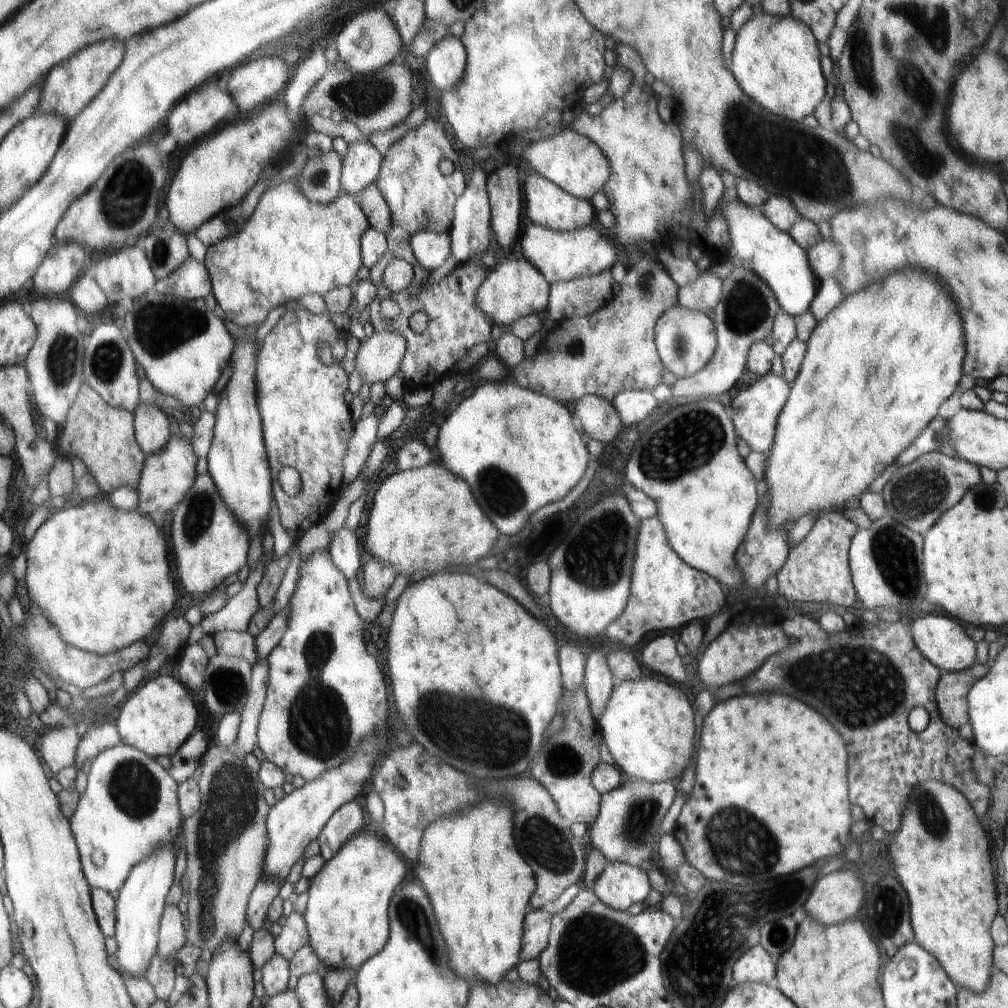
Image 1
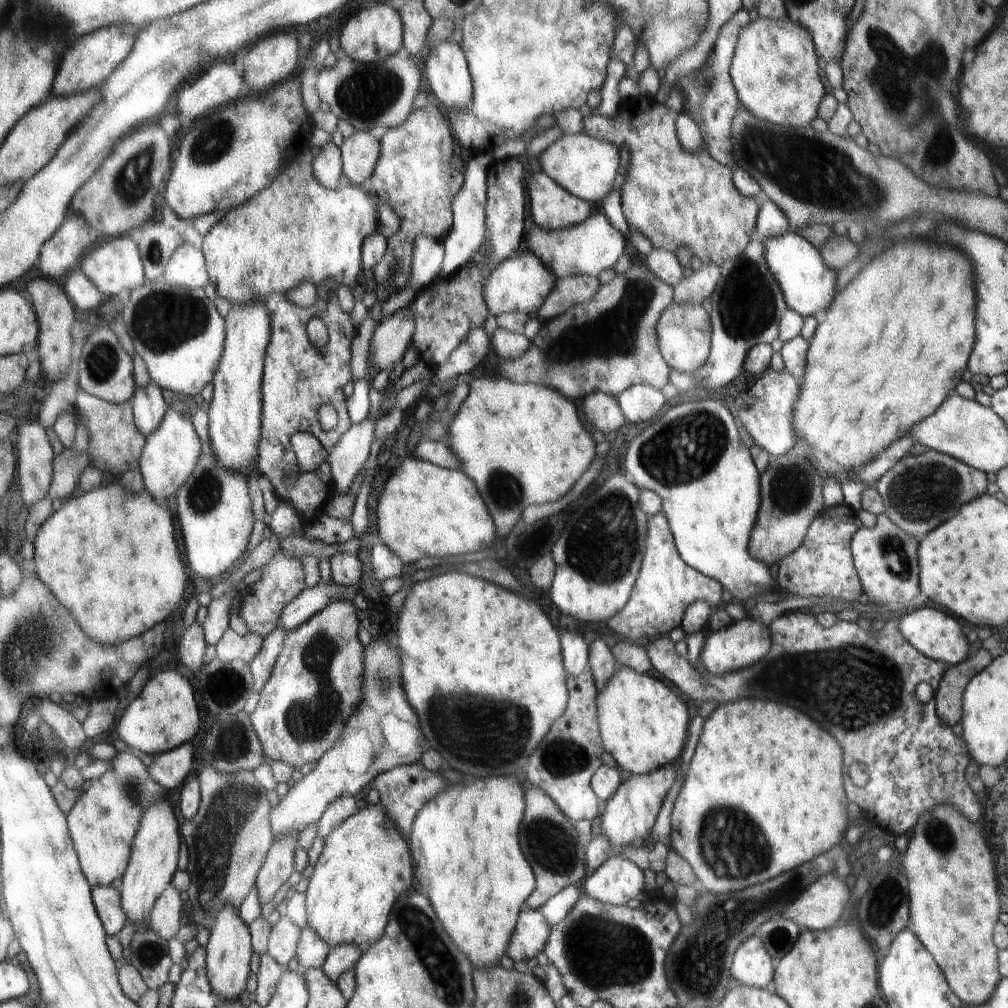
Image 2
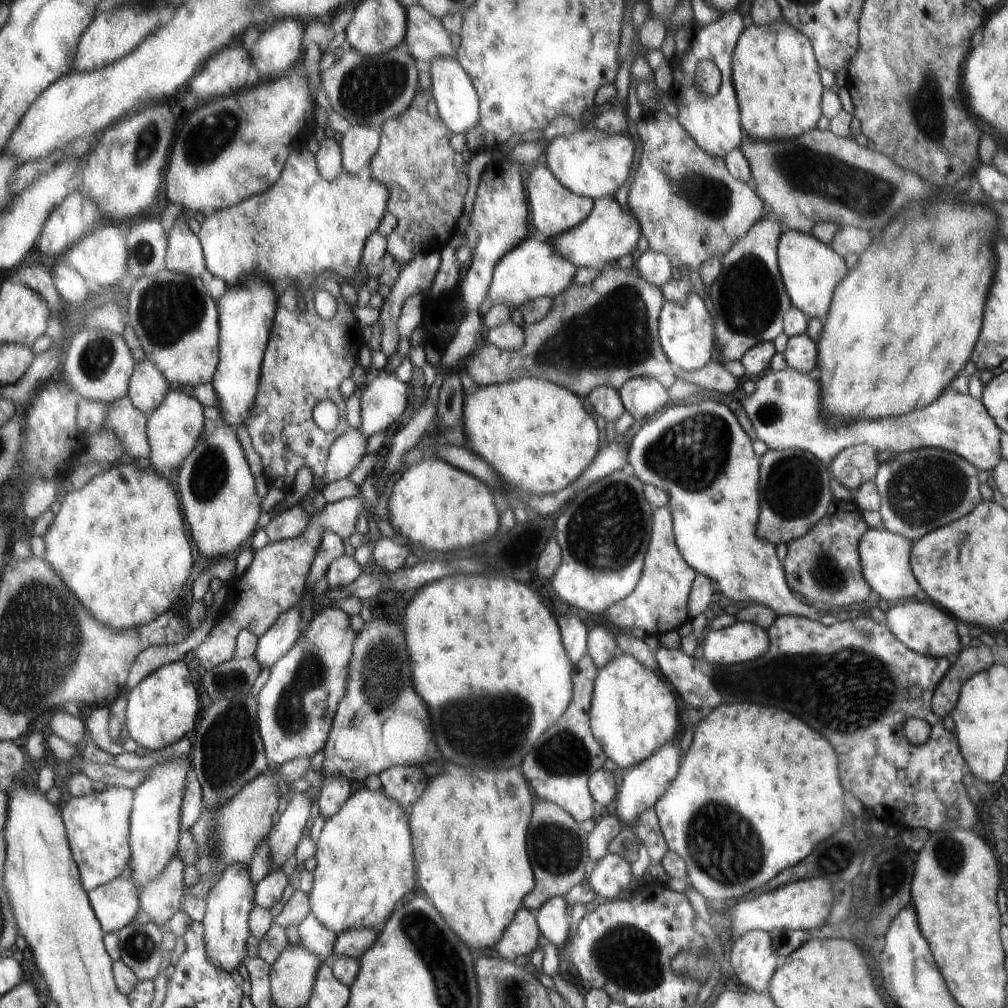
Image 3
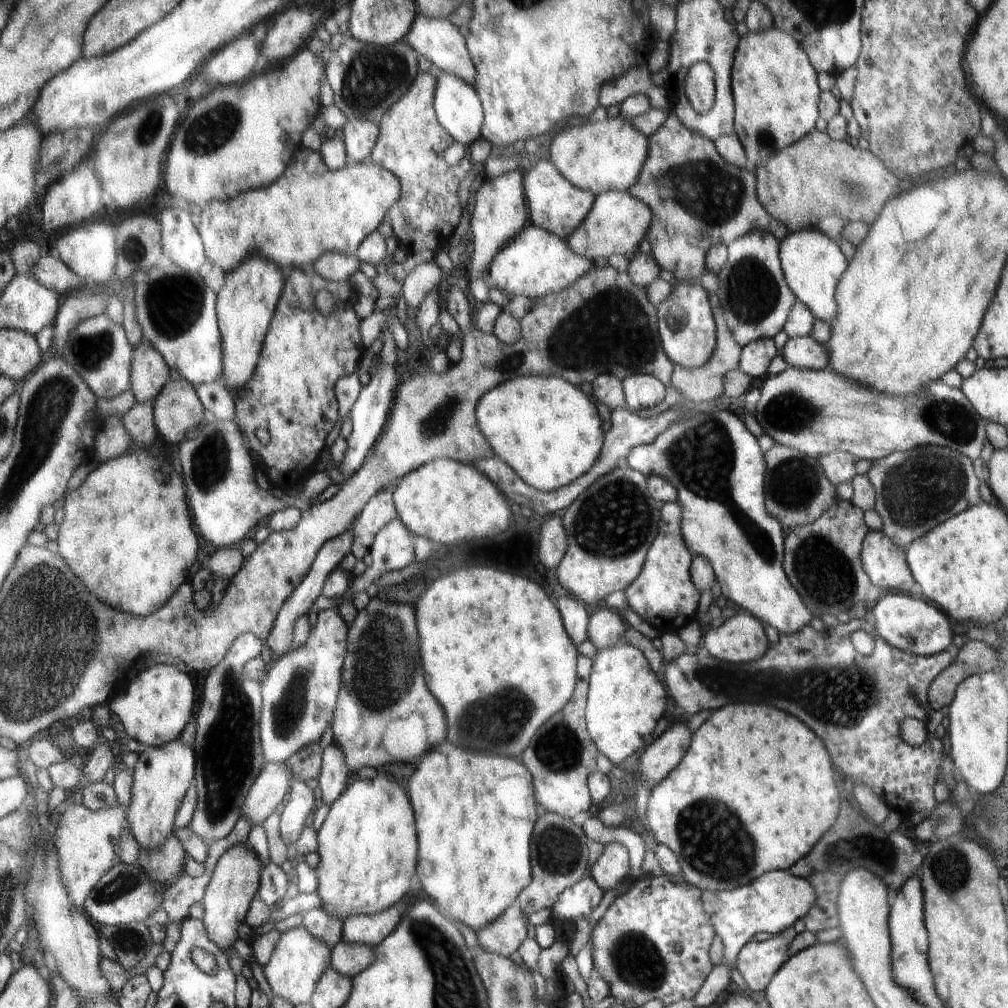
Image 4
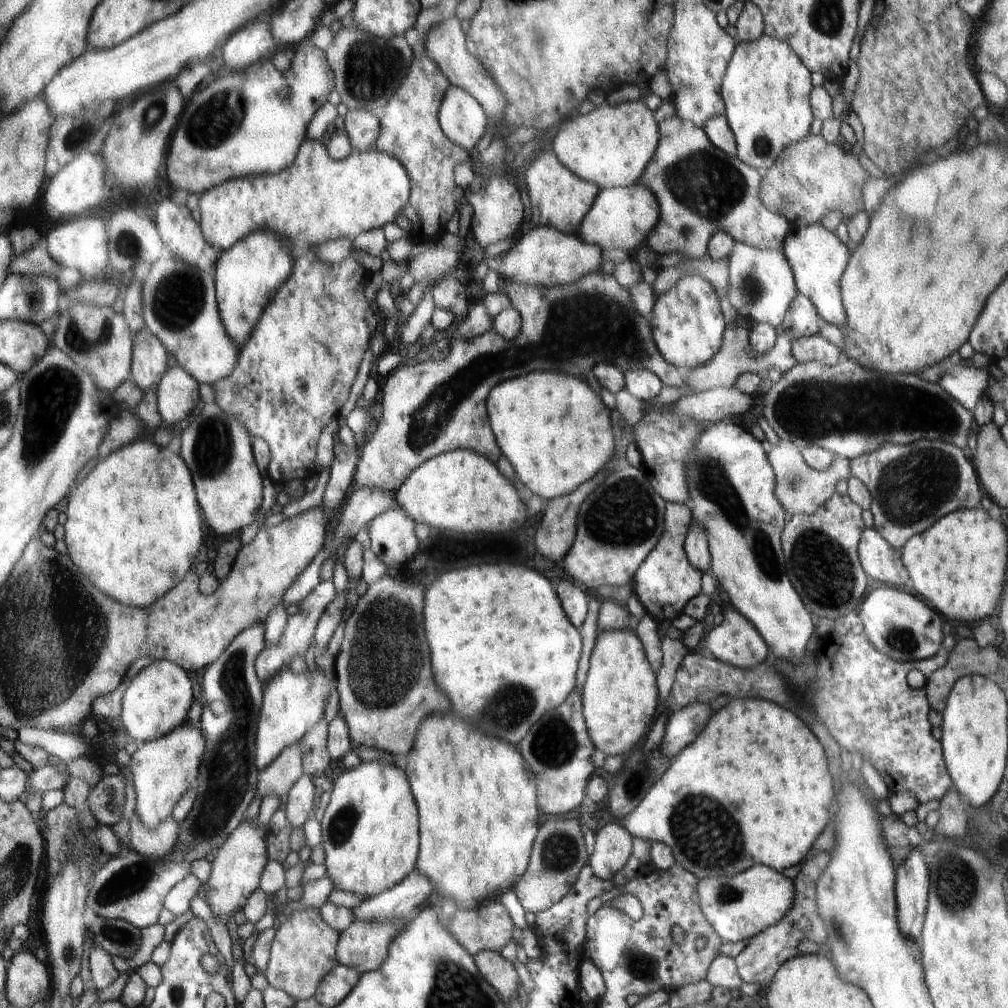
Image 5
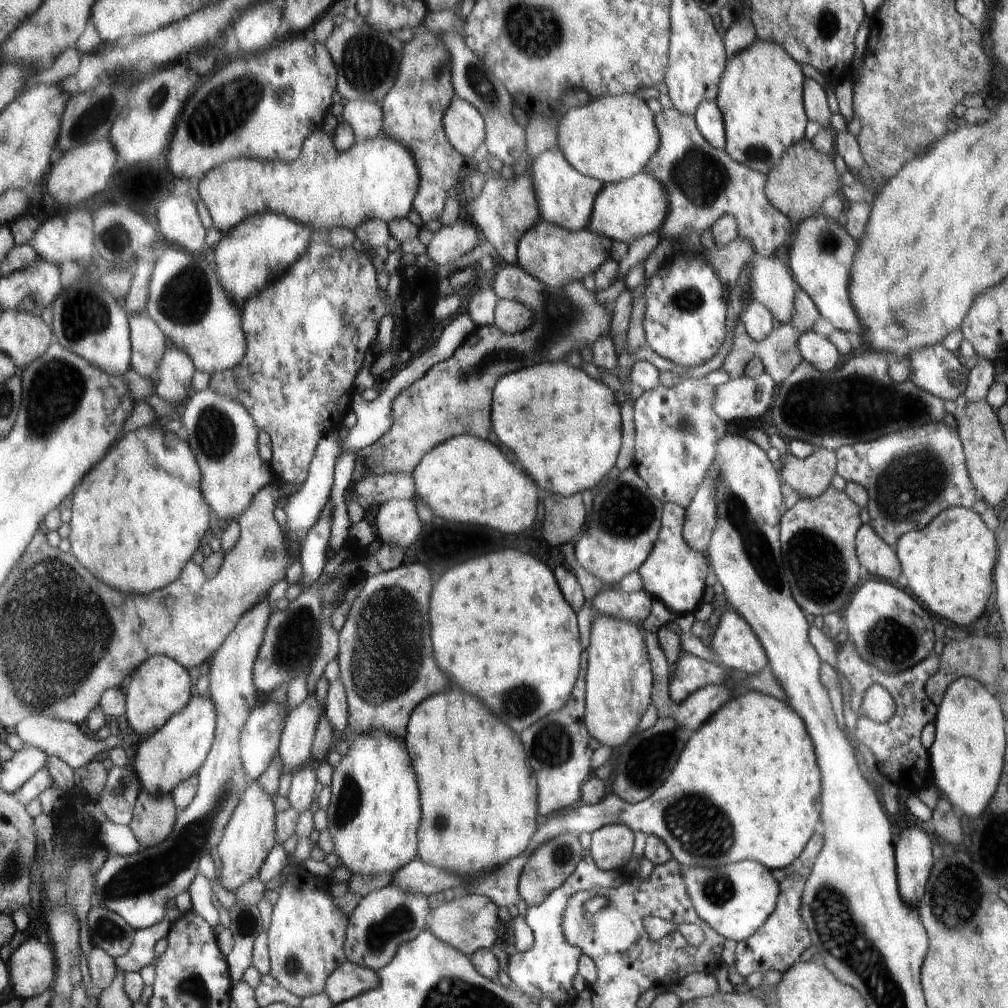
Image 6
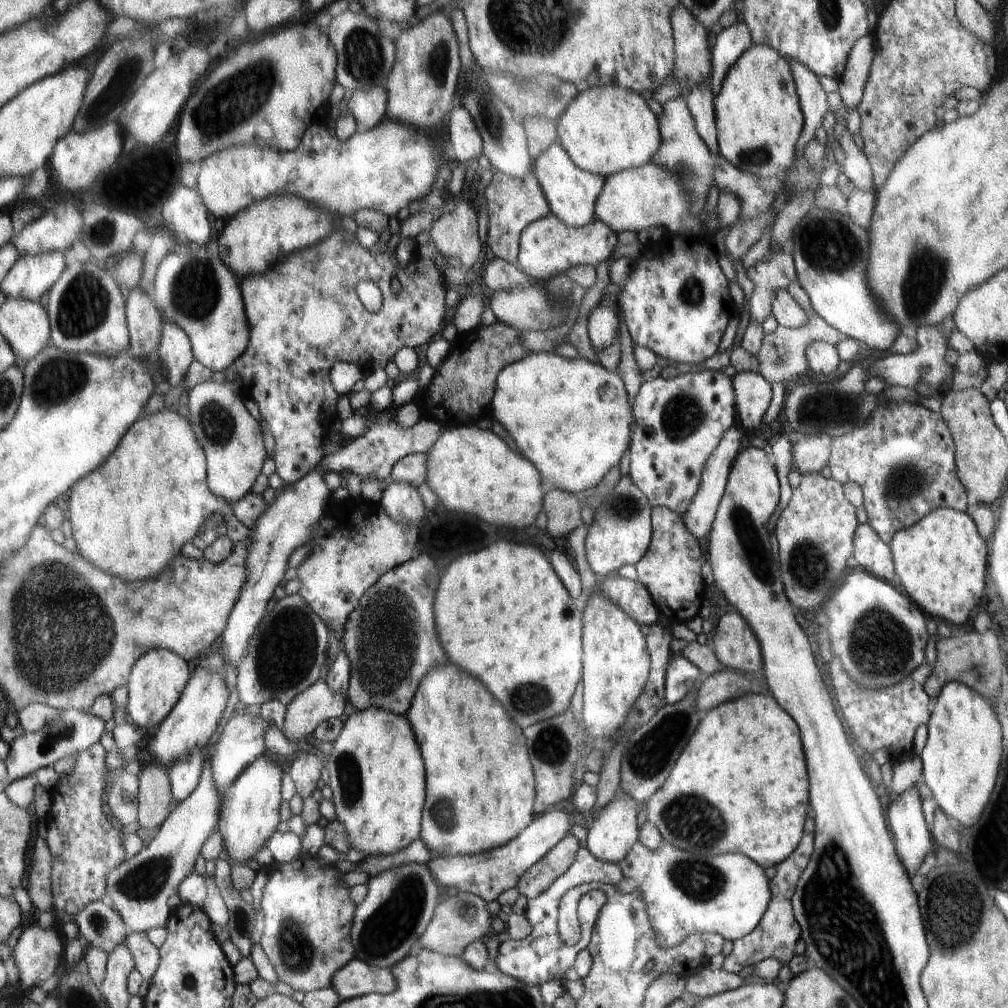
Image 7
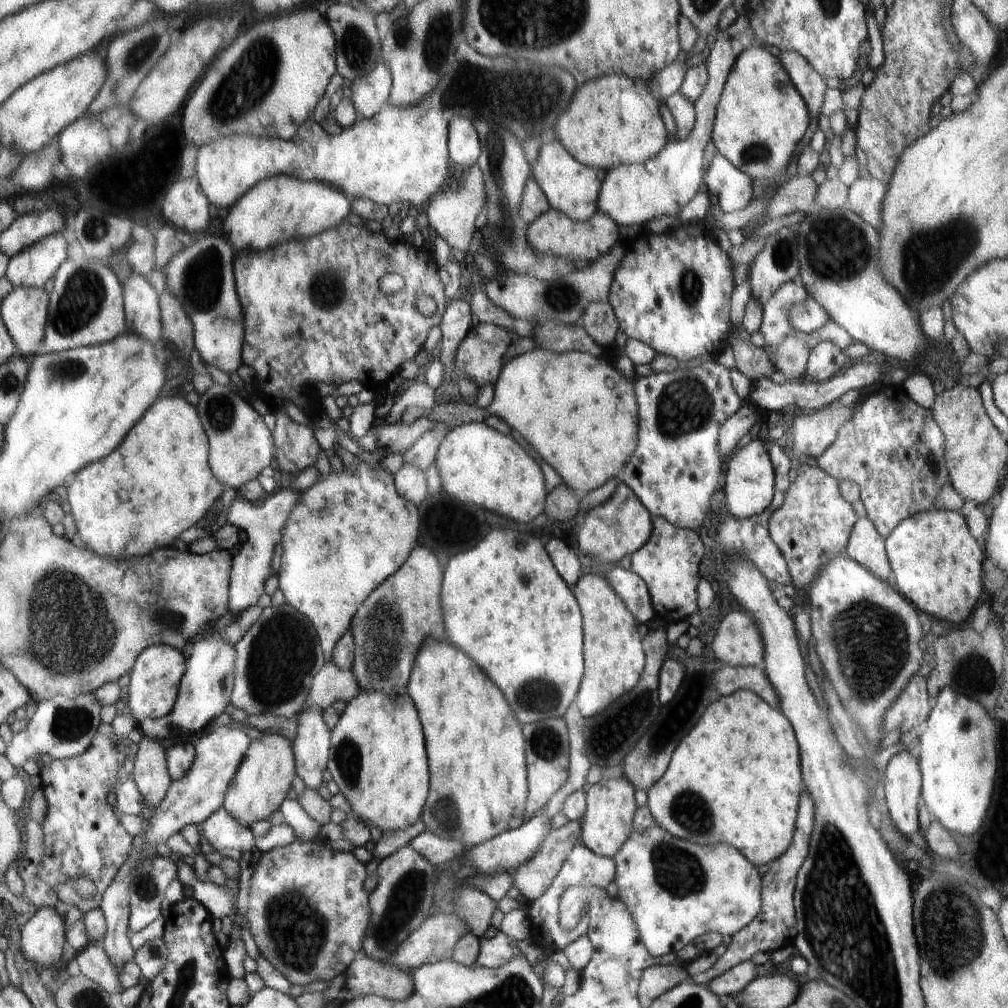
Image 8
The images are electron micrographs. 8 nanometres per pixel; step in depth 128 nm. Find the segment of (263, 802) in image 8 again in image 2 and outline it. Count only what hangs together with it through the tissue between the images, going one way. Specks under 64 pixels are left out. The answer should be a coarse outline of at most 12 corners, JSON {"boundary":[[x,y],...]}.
{"boundary":[[229,903],[206,945],[210,980],[227,1001],[250,974],[250,935]]}

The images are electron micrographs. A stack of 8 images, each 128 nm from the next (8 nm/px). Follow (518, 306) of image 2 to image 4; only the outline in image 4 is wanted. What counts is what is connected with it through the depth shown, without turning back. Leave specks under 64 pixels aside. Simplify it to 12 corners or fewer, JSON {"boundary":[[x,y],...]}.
{"boundary":[[530,224],[494,254],[505,296],[565,291],[591,271],[567,241]]}

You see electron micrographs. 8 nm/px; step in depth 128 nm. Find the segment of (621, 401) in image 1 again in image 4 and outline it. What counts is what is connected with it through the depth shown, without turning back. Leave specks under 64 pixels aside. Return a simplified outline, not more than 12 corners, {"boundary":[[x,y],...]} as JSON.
{"boundary":[[648,373],[626,376],[630,410],[654,408],[665,384]]}

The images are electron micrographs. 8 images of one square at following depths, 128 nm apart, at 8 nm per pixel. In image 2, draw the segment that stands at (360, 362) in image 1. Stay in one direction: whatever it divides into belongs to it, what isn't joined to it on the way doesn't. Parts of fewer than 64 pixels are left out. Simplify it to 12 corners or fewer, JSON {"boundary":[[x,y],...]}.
{"boundary":[[408,307],[380,323],[369,346],[372,366],[390,370],[411,346]]}

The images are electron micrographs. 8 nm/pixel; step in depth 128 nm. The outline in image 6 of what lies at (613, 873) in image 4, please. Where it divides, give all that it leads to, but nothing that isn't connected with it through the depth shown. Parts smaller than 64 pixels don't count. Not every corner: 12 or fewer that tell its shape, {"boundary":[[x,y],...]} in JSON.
{"boundary":[[623,824],[592,833],[590,854],[603,871],[630,862],[634,836]]}

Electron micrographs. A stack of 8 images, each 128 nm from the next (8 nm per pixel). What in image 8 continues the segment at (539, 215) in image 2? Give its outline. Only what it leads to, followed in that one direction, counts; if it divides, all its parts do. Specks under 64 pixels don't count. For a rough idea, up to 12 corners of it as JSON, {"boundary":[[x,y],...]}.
{"boundary":[[557,138],[540,146],[534,180],[551,208],[586,222],[604,169],[581,164]]}

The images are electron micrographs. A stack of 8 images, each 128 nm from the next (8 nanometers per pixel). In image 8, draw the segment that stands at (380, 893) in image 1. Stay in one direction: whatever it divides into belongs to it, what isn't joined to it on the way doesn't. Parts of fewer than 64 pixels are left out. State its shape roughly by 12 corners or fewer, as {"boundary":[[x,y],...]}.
{"boundary":[[360,690],[331,731],[327,768],[377,836],[428,798],[408,698]]}

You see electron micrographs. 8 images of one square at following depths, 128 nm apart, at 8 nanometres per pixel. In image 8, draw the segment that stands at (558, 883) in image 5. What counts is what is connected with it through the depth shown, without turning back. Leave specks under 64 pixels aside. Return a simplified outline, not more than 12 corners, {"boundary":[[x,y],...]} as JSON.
{"boundary":[[577,820],[551,829],[511,875],[528,903],[538,900],[580,839]]}

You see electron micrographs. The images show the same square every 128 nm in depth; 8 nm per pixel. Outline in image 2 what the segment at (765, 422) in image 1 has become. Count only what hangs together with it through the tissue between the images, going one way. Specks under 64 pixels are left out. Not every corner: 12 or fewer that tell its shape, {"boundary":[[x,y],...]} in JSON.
{"boundary":[[770,368],[734,396],[739,422],[771,458],[798,449],[800,384]]}

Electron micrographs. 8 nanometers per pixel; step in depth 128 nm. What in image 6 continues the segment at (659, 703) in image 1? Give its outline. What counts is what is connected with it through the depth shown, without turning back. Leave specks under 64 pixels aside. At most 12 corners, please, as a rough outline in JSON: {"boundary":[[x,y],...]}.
{"boundary":[[598,614],[585,660],[585,725],[626,744],[650,706],[640,630]]}

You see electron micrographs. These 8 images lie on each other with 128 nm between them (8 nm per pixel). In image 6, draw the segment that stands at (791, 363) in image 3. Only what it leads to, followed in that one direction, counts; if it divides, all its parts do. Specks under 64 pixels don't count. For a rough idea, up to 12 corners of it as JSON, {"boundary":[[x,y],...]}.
{"boundary":[[799,336],[803,360],[822,372],[838,366],[840,354],[828,337]]}

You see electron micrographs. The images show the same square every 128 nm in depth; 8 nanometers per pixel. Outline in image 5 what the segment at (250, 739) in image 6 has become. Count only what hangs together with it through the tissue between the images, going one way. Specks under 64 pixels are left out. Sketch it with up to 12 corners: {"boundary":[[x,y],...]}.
{"boundary":[[319,667],[264,685],[257,770],[325,716],[335,678]]}

